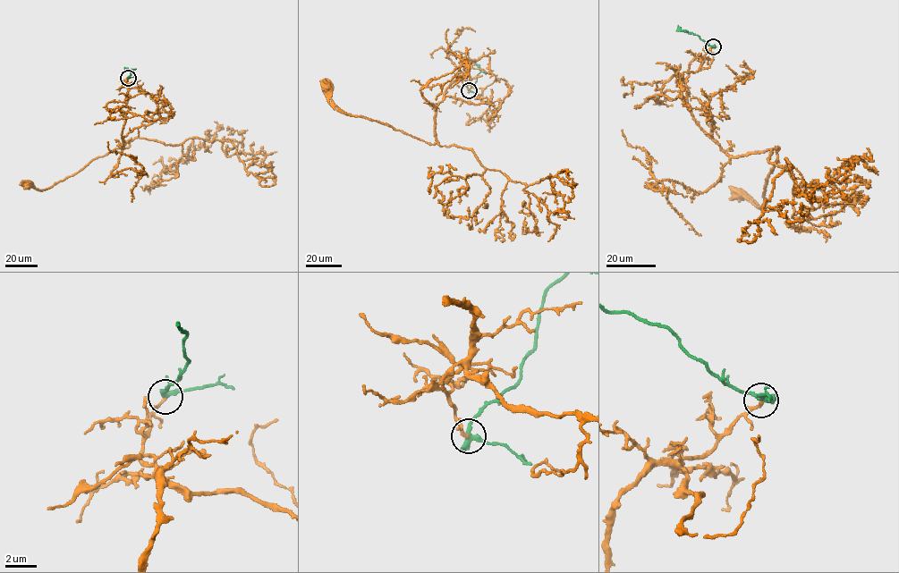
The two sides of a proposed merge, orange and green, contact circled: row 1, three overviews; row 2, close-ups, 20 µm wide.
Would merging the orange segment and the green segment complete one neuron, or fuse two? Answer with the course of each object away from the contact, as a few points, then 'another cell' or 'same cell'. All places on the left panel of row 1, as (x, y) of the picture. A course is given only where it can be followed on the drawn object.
orange via (128, 78), (122, 136), (122, 148), (129, 140), (128, 147), (94, 158), (44, 189), (26, 184) | green via (128, 78), (131, 69), (124, 67) | another cell

